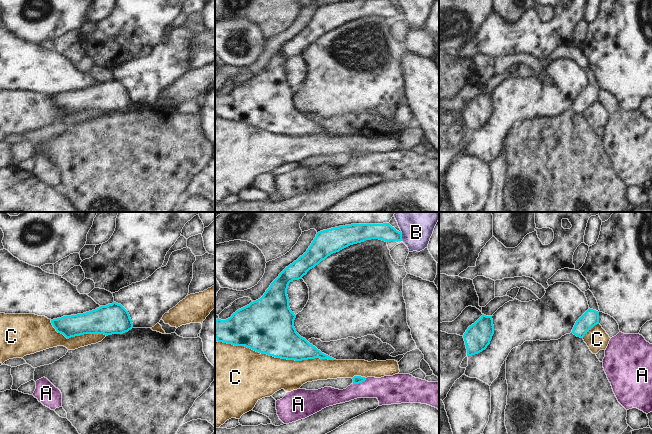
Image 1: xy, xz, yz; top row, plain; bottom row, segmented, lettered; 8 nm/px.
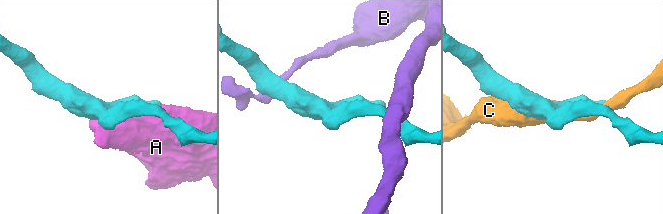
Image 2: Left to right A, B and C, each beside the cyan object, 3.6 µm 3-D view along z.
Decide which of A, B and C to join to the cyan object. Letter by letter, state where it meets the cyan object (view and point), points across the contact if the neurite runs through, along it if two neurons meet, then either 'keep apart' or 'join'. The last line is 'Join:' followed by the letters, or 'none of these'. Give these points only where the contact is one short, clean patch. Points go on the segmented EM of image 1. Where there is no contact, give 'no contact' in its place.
A: meets cyan in xz at (359, 382); runs through xz (356, 379), (359, 382), (364, 387), (388, 390); join
B: meets cyan in xz at (401, 236); border along xz (400, 231), (402, 240); keep apart
C: meets cyan in xz at (276, 357); keep apart
Join: A

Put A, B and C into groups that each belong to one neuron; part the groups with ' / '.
A / B / C

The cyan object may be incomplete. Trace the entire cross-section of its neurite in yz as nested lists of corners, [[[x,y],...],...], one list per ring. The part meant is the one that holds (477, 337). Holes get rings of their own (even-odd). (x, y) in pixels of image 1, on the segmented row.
[[[482,315],[474,324],[468,327],[463,335],[467,356],[478,354],[490,344],[494,334],[492,316]]]

